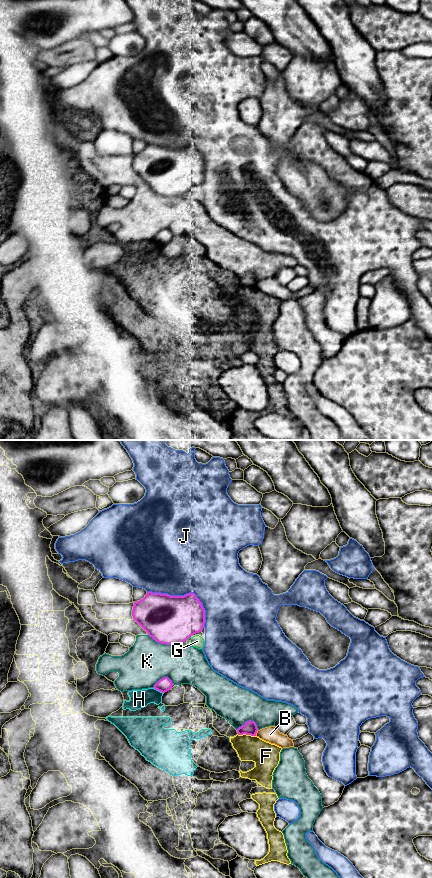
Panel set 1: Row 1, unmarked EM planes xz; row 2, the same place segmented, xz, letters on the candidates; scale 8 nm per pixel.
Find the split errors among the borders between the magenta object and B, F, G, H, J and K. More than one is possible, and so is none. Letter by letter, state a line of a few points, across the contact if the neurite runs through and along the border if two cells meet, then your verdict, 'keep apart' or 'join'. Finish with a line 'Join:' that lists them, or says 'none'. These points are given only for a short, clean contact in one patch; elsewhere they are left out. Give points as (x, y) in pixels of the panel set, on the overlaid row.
B: keep apart
F: xz (237, 734), (255, 736) | keep apart
G: keep apart
H: xz (153, 687), (163, 693) | keep apart
J: keep apart
K: keep apart
Join: none

